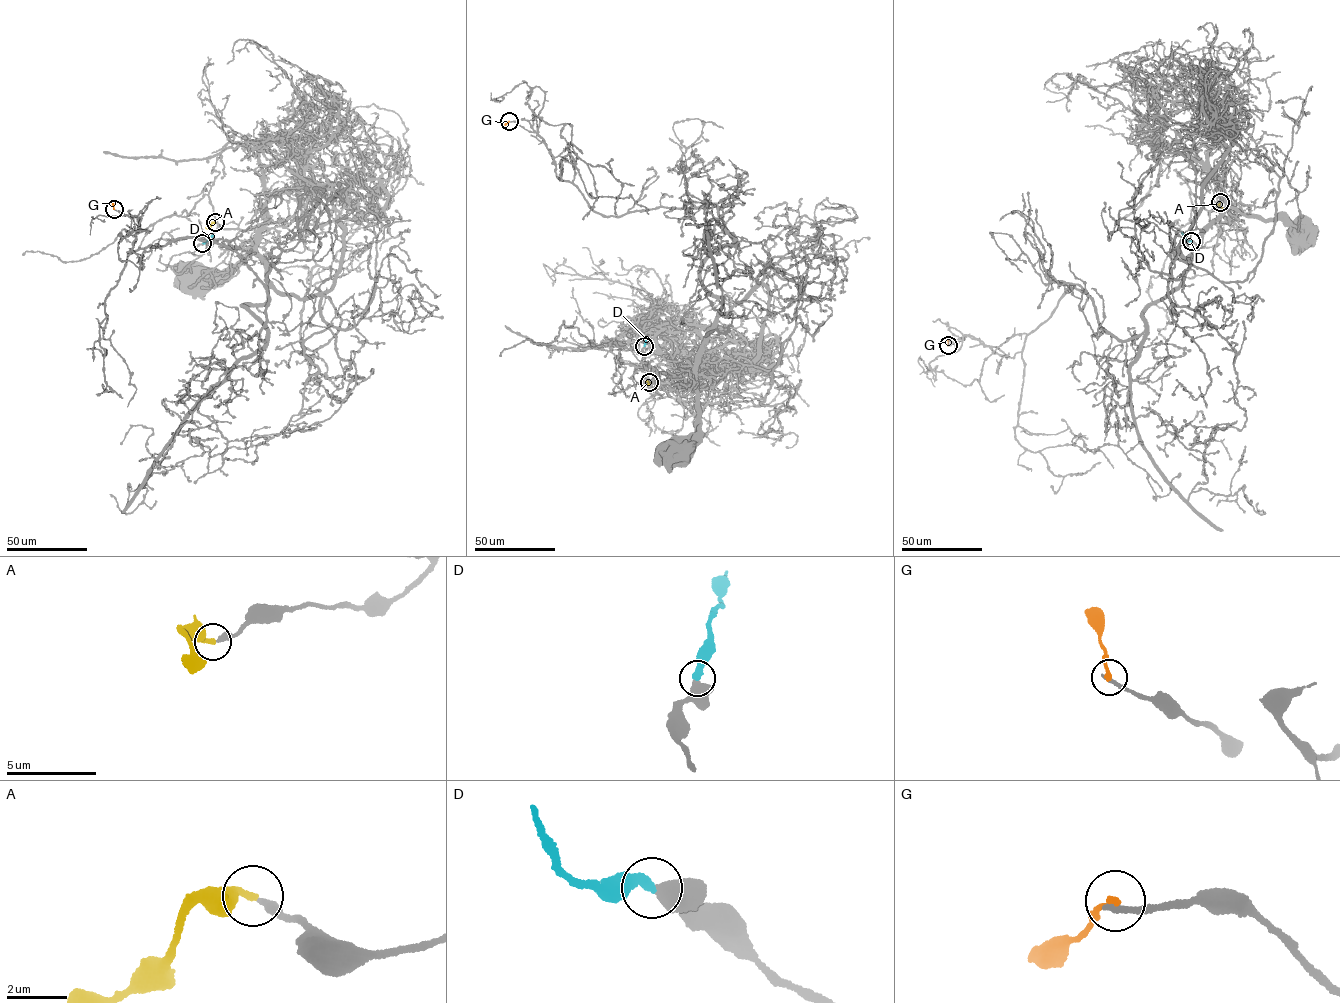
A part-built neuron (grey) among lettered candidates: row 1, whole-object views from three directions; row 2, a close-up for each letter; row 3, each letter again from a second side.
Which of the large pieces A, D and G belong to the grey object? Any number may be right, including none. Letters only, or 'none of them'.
A, D

